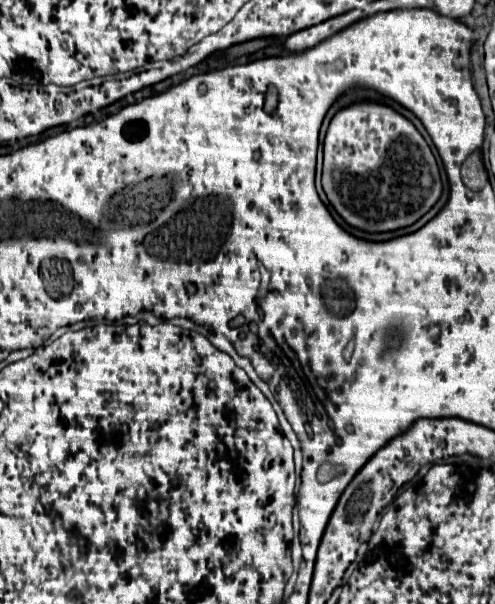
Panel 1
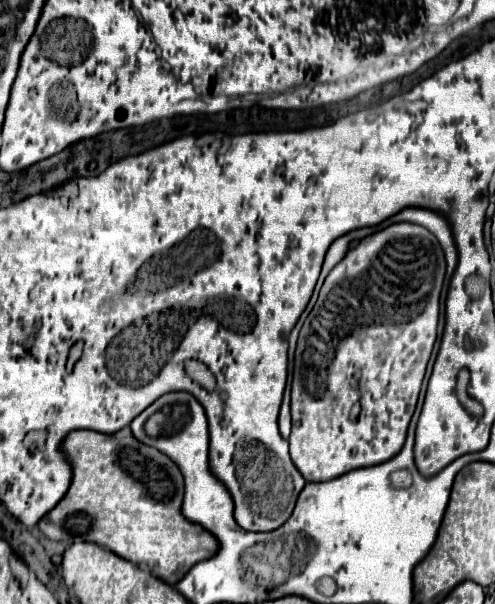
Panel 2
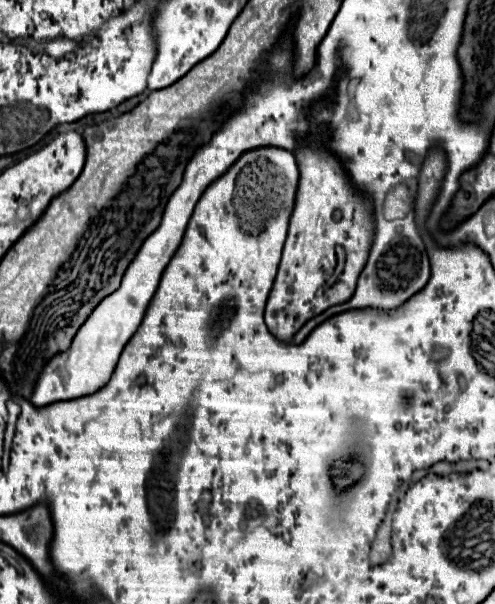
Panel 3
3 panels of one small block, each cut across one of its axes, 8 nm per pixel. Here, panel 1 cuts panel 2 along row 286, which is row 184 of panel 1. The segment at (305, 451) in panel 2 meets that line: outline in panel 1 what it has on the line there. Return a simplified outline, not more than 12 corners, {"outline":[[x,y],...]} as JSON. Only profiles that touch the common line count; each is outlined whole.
{"outline":[[380,102],[335,114],[322,188],[340,218],[394,232],[440,198],[436,158]]}

